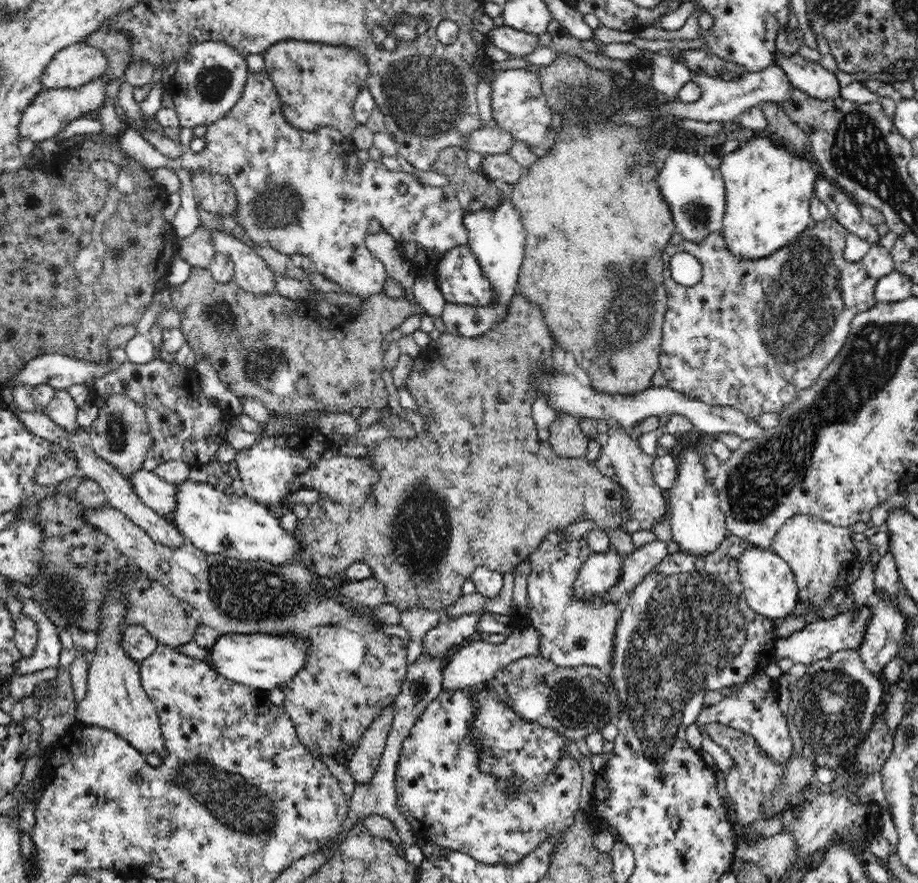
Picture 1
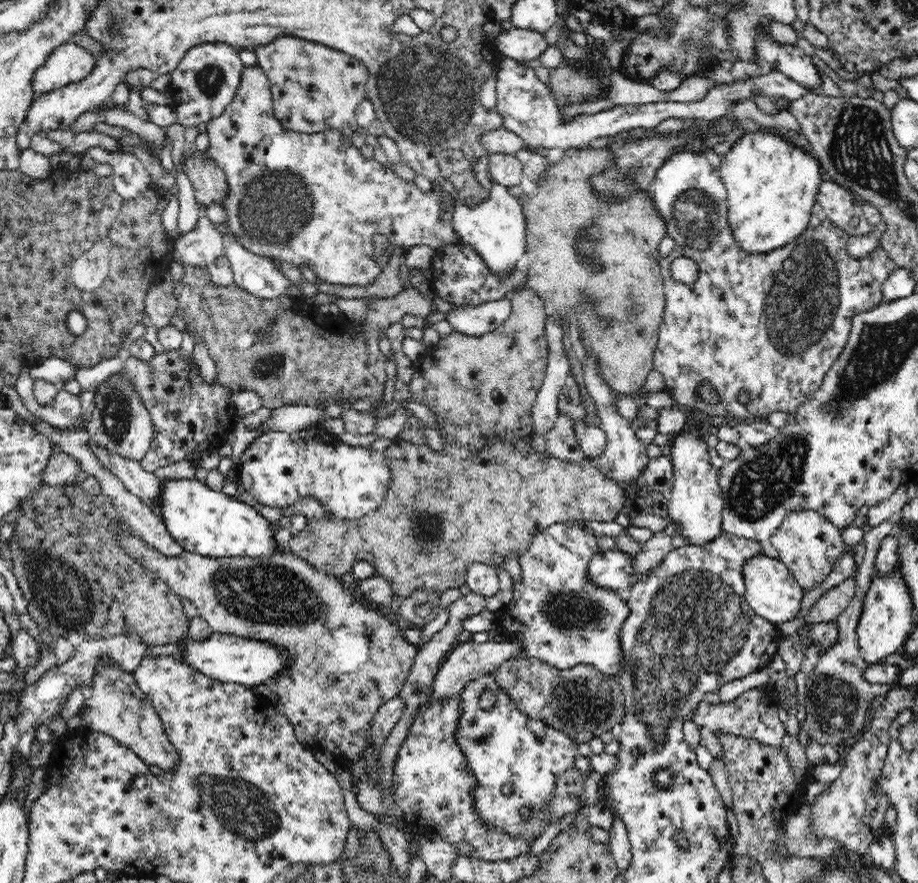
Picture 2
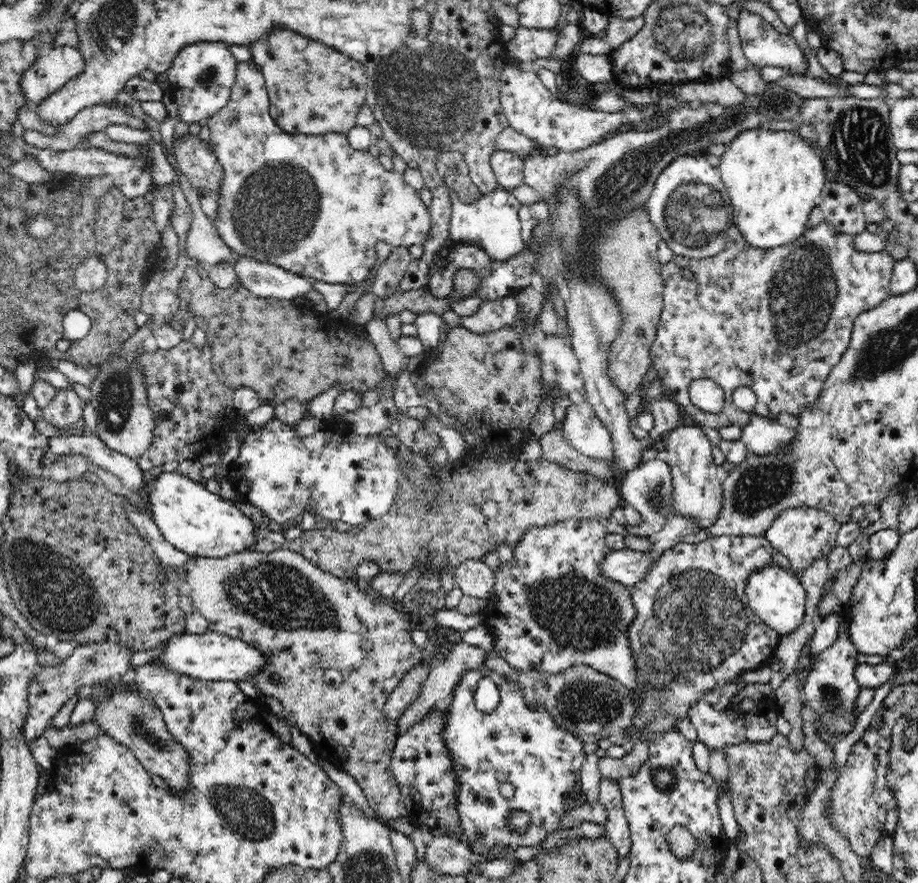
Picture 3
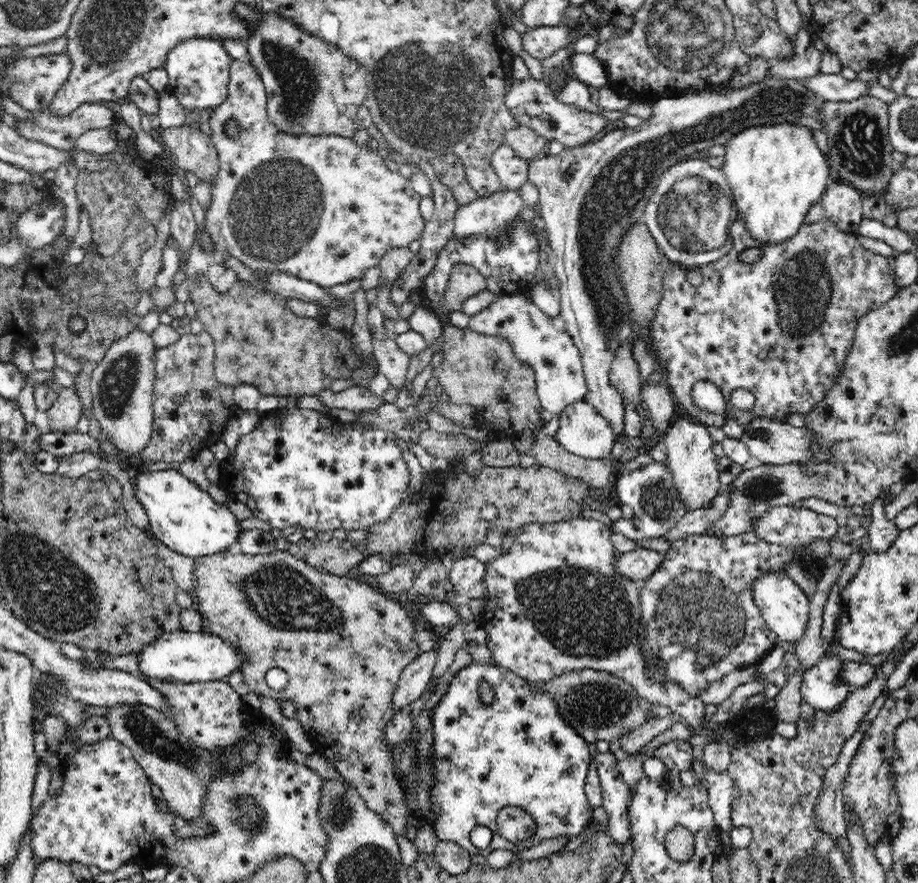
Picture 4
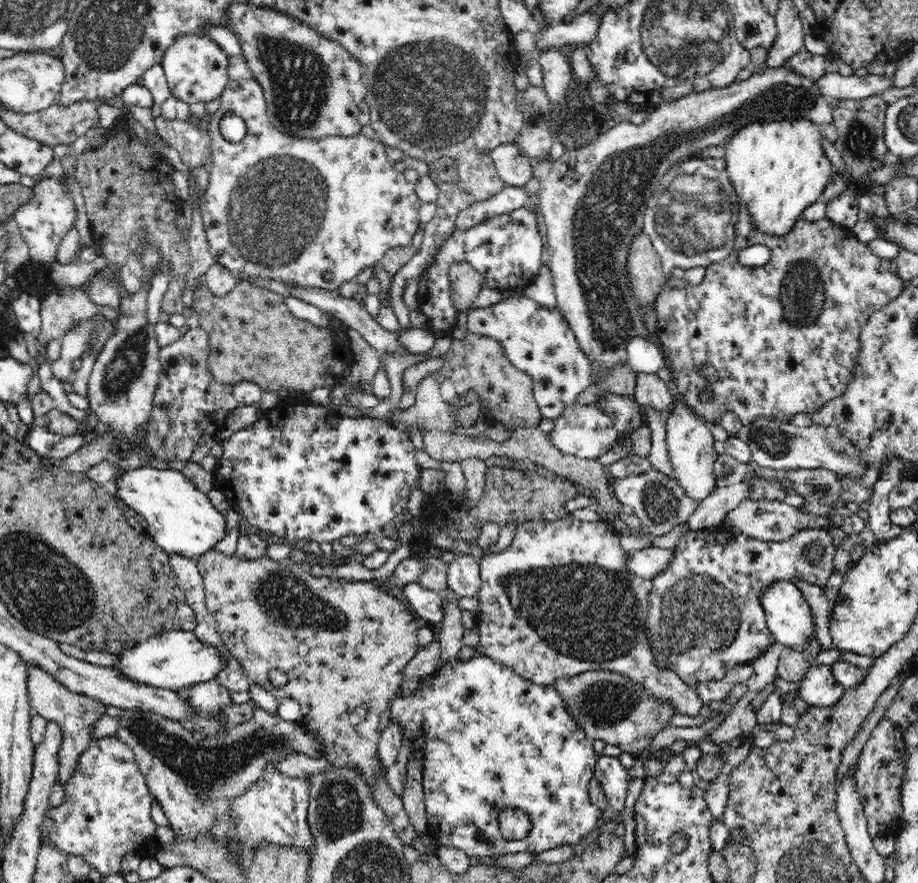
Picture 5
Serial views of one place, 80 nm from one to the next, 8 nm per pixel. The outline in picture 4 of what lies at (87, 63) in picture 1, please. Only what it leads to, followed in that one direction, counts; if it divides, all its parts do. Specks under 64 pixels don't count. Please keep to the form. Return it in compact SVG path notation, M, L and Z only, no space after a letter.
M67 52L33 58L24 57L20 62L16 62L16 66L8 66L8 74L4 74L3 86L16 104L20 104L24 110L38 113L48 109L58 89L67 82L70 74L72 74L72 60Z

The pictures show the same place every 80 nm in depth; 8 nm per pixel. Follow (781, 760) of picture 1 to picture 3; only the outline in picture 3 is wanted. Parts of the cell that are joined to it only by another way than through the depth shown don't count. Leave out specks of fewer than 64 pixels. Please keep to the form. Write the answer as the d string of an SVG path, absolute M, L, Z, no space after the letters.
M700 699L688 709L687 717L697 729L697 740L703 742L711 751L723 749L730 743L740 742L768 742L776 736L776 724L772 718L764 718L764 699L744 699L726 710L716 711L712 705Z

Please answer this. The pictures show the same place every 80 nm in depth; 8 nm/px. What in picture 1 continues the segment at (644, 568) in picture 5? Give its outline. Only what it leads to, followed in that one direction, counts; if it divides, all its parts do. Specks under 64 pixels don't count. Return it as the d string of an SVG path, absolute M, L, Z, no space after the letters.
M613 549L592 553L580 566L574 580L574 593L578 599L604 594L618 584L623 558Z

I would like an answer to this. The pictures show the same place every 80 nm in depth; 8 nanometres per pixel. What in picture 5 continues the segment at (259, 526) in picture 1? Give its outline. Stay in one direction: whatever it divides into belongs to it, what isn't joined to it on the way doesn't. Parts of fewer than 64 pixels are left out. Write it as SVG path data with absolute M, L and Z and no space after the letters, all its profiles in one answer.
M142 466L135 470L124 471L116 478L116 492L113 496L120 498L126 506L129 506L146 520L148 527L146 532L153 537L153 542L160 546L166 553L174 556L182 556L186 559L197 560L204 552L212 552L212 546L220 542L226 536L226 520L222 511L218 509L208 498L207 493L200 491L182 471L175 469L158 470L151 466Z

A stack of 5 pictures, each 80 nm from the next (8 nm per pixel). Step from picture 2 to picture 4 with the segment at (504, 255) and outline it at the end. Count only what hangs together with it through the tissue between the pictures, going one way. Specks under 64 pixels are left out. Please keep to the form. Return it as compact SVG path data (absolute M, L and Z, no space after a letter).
M500 189L484 198L460 205L454 217L452 237L488 235L497 241L509 233L509 224L525 208L516 189Z

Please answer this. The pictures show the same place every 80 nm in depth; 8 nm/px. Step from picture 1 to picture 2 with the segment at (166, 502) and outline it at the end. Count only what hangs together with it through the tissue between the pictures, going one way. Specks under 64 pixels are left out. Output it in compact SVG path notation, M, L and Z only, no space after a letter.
M92 440L90 449L94 451L104 469L116 475L128 491L139 496L147 505L158 508L163 482L158 481L154 473L146 472L138 461L108 453L108 450L94 445Z

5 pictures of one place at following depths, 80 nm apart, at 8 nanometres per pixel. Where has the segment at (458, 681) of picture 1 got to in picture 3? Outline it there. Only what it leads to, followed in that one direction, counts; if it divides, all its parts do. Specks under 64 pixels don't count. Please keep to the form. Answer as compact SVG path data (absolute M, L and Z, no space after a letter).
M462 642L454 644L447 654L446 660L431 667L427 679L423 682L421 695L397 718L396 722L392 722L392 730L395 731L395 734L398 737L402 734L406 734L408 728L412 726L413 723L420 721L424 714L432 708L432 705L448 702L454 693L456 684L458 684L458 681L462 678L462 675L467 670L484 667L488 655L496 655L496 657L498 657L497 652L495 652L495 646L492 646L492 650L484 650L479 646L472 646Z

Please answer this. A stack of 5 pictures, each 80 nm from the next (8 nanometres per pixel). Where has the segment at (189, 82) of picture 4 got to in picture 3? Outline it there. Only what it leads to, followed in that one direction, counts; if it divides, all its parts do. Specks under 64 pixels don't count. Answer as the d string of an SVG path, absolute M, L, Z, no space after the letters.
M197 42L180 50L167 71L168 94L176 103L180 120L189 124L207 120L228 104L239 62L225 42Z

